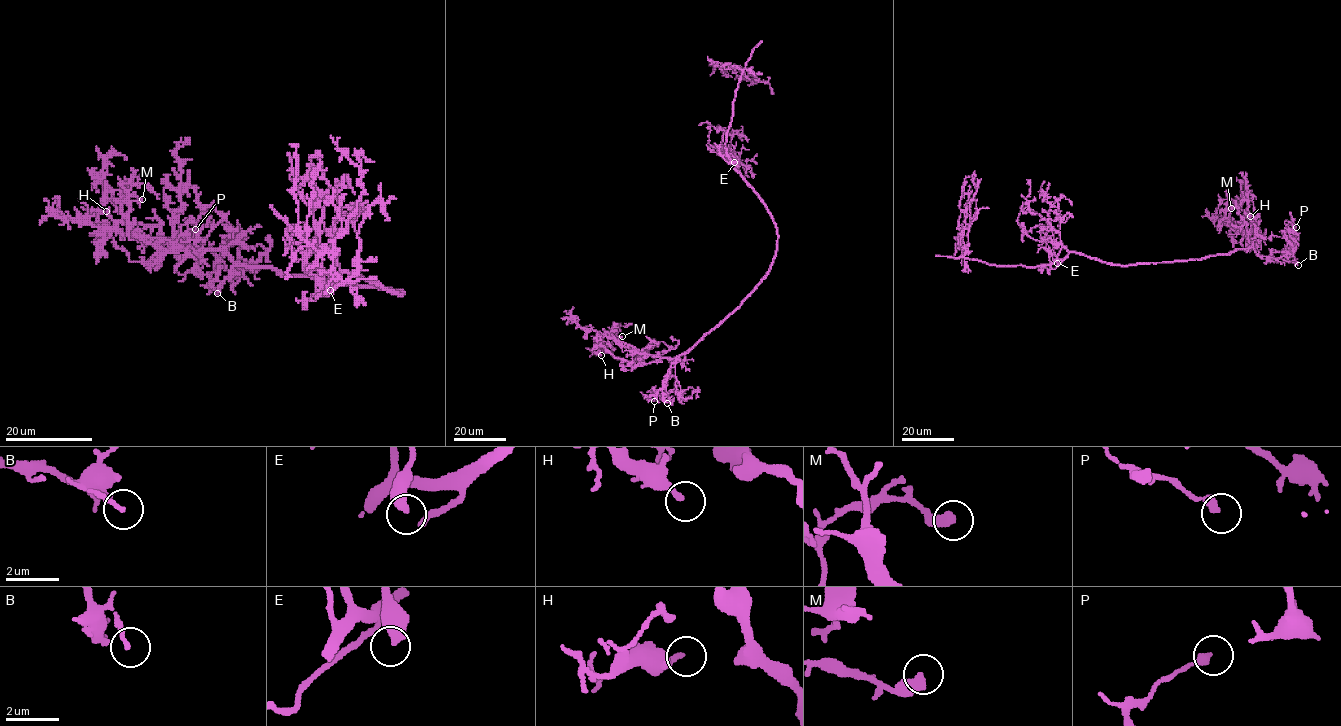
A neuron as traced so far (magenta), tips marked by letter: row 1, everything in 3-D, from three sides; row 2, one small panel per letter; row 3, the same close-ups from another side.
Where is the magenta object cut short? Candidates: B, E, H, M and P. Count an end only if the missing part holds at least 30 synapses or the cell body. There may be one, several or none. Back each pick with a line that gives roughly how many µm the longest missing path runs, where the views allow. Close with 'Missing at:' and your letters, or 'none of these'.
Missing at: none of these

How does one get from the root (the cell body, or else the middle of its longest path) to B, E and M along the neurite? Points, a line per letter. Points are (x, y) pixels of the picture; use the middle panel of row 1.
B: (777, 238), (775, 257), (757, 287), (672, 363), (662, 380), (662, 396), (667, 403)
E: (777, 238), (773, 216), (734, 162)
M: (777, 238), (776, 255), (767, 275), (688, 350), (673, 358), (653, 356), (609, 334), (622, 336)

